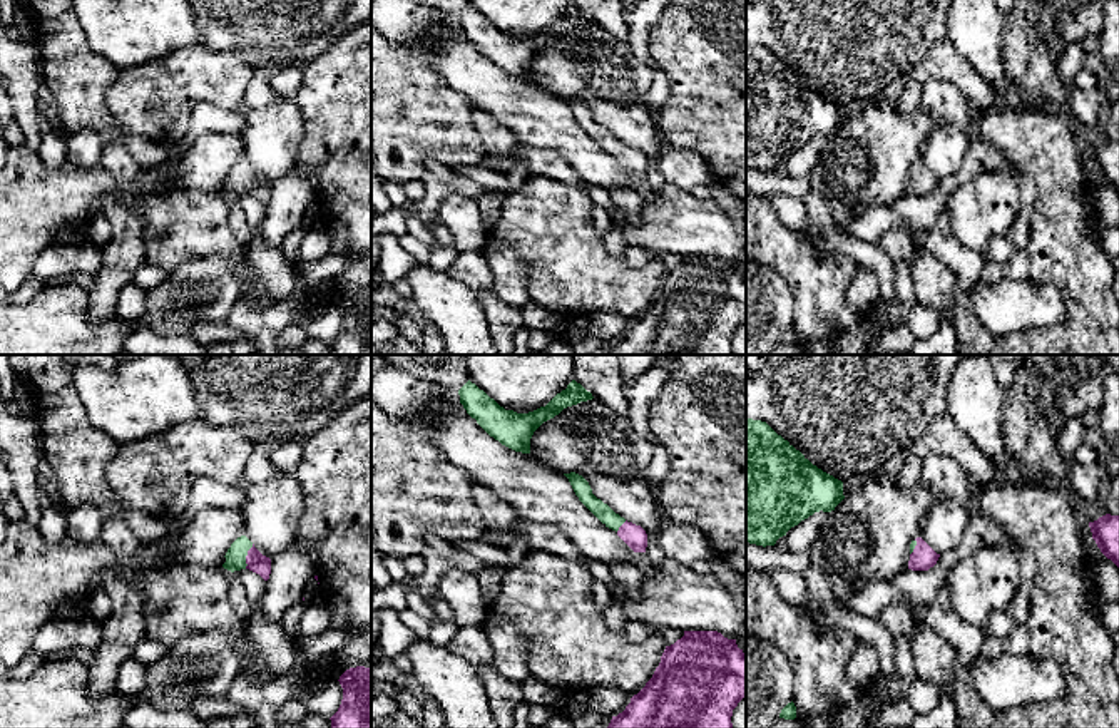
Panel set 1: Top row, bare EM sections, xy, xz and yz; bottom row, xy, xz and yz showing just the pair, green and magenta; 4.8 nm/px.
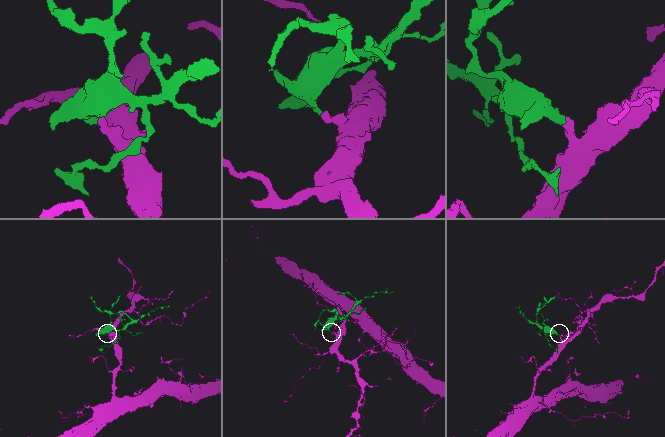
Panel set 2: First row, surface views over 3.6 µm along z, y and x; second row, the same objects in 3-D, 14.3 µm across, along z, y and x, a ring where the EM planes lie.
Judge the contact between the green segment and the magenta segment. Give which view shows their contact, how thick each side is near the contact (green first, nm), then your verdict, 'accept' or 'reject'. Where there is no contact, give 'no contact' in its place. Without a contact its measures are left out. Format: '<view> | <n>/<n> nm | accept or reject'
xy | 100/90 nm | accept

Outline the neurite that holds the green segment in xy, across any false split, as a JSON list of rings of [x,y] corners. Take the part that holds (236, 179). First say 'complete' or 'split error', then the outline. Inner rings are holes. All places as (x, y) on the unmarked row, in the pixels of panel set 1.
split error; [[[238,162],[226,177],[224,194],[234,197],[241,194],[249,194],[259,199],[264,206],[271,199],[271,184],[263,181],[254,169],[246,162]]]

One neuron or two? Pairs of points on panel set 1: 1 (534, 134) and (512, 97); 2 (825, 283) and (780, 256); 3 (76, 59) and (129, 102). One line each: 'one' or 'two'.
1: one
2: one
3: two

